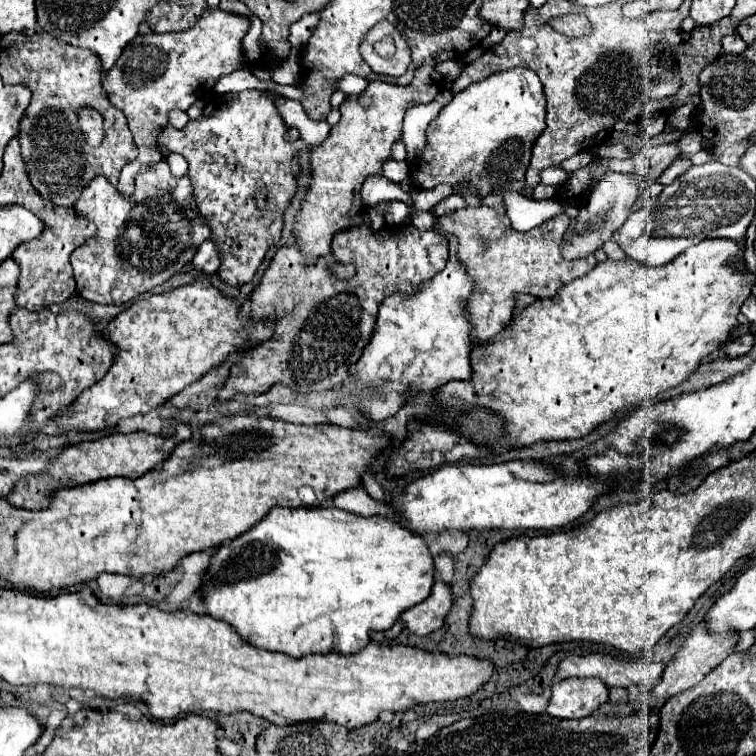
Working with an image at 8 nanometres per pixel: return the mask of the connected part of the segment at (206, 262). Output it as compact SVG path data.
M204 241L200 245L200 249L196 251L194 259L190 261L190 269L194 271L200 271L200 273L216 273L216 269L220 267L220 255L216 251L216 245L212 245L212 241Z

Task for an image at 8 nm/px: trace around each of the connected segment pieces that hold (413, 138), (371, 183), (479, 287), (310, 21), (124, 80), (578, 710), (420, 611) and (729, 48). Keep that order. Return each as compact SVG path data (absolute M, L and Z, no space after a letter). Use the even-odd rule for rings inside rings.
M444 89L440 91L428 105L416 105L414 109L410 107L404 117L404 127L402 127L402 139L408 149L408 161L414 159L422 149L424 149L424 135L426 127L430 121L440 113L440 109L452 99L452 91Z
M376 173L376 175L370 175L366 181L364 181L364 187L362 187L362 203L366 207L372 207L380 201L404 201L406 205L412 203L410 199L410 193L402 191L400 185L392 183L390 179L386 179L382 173Z
M464 207L436 219L440 231L456 235L458 239L458 259L468 269L468 275L474 281L474 291L464 303L468 323L472 327L472 339L490 341L494 339L506 323L512 319L514 311L514 293L530 293L532 297L554 297L556 291L570 283L572 279L586 275L594 265L594 257L584 261L564 261L560 255L564 229L570 225L568 215L558 215L552 221L530 229L528 233L518 233L510 229L506 215L496 215L490 207ZM486 239L488 249L482 251L482 241Z
M310 13L310 15L304 15L300 21L296 21L290 27L290 37L288 37L290 39L290 45L302 49L308 43L310 35L314 33L318 21L320 21L320 13Z
M208 9L206 15L200 17L196 21L196 25L184 33L136 35L136 39L132 39L128 43L128 47L124 47L116 65L102 79L102 87L104 87L110 103L126 115L128 127L134 135L134 141L140 151L138 159L134 159L130 165L126 165L122 169L122 175L118 181L118 193L122 197L130 197L134 193L134 177L136 177L136 171L140 171L140 167L144 167L148 163L158 163L162 159L160 149L156 147L156 135L160 135L162 127L168 125L168 111L174 107L188 109L202 95L202 91L208 91L216 85L220 75L228 75L242 67L240 49L242 49L242 39L246 35L248 27L250 27L250 21L246 17L224 13L220 9Z
M564 679L552 685L548 713L560 719L582 719L608 701L608 687L596 679Z
M436 581L432 593L422 603L410 607L400 615L400 621L406 625L408 631L414 635L428 635L442 627L446 613L452 607L452 593L450 587L442 581Z
M734 31L722 39L722 47L726 53L742 53L748 47L748 43L744 43L744 39Z

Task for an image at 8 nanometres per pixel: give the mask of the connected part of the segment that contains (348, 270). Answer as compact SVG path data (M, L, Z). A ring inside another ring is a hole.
M334 263L330 267L330 271L336 275L336 279L350 279L356 275L356 267L354 265L344 265L344 263Z

